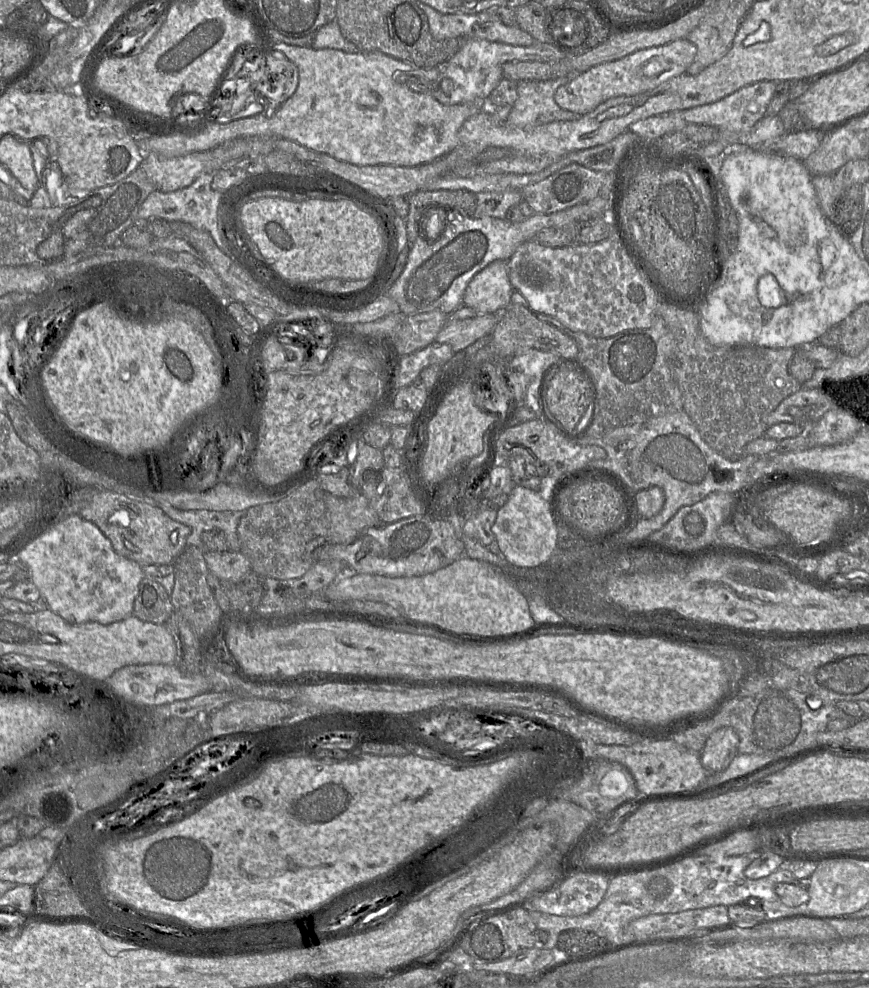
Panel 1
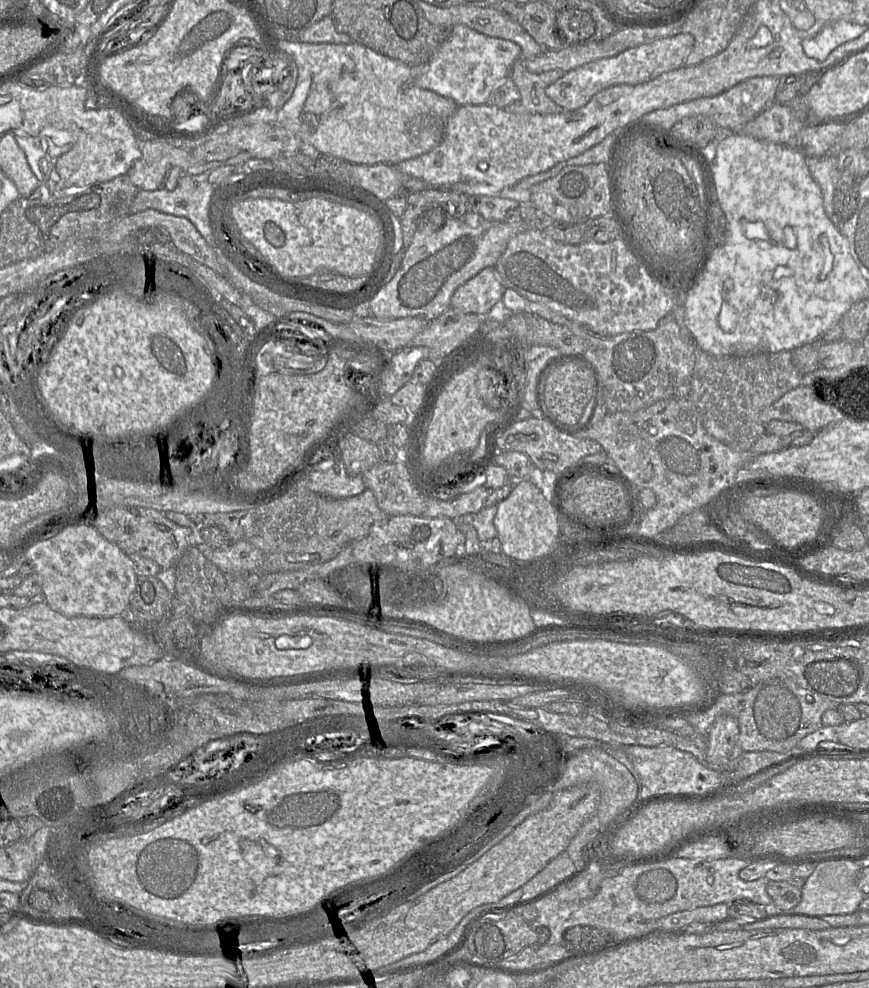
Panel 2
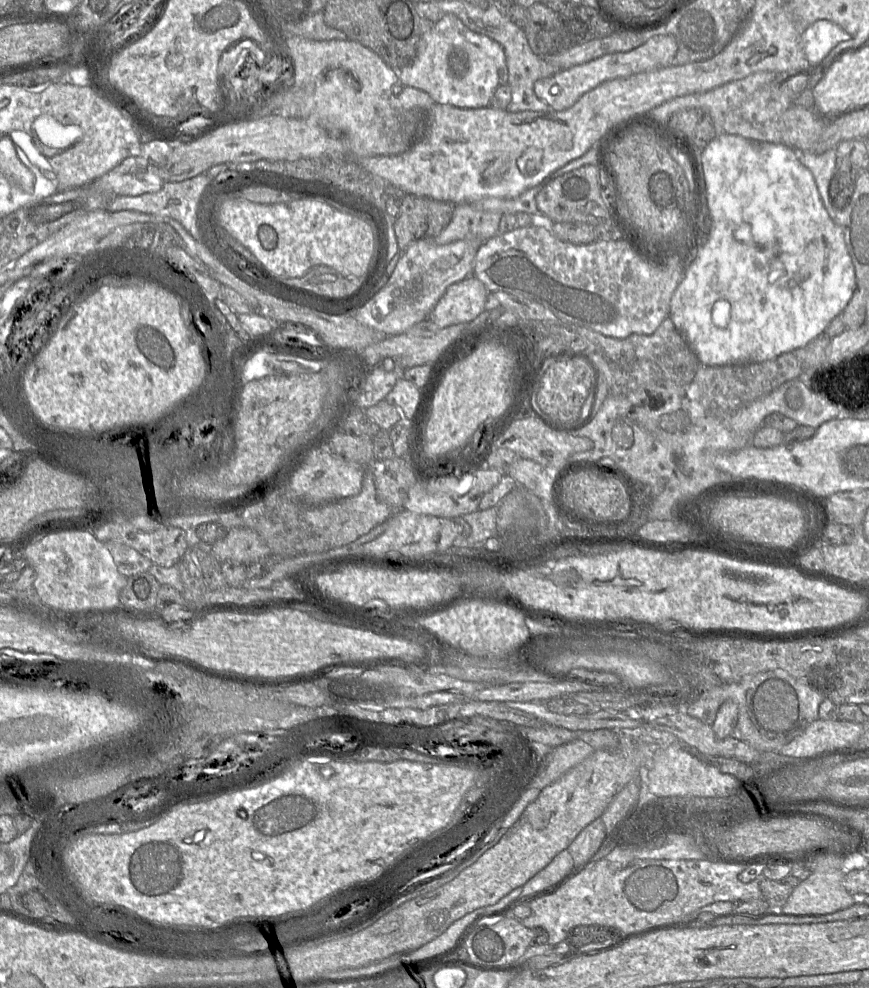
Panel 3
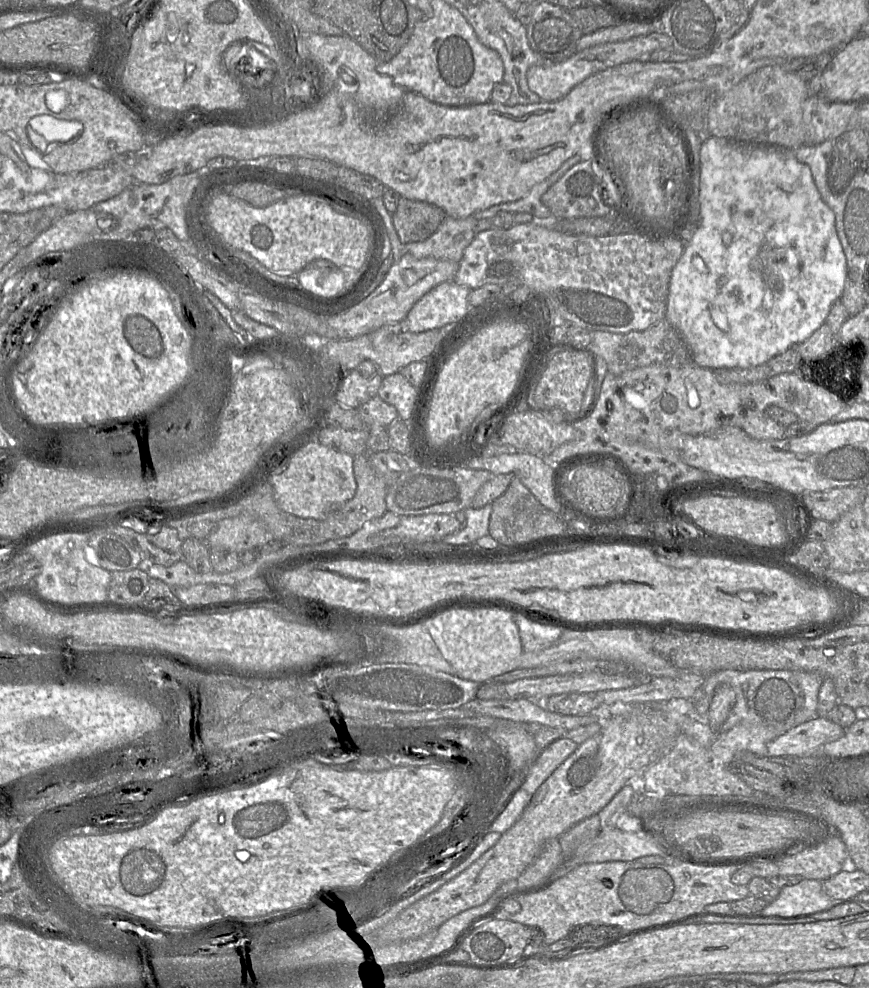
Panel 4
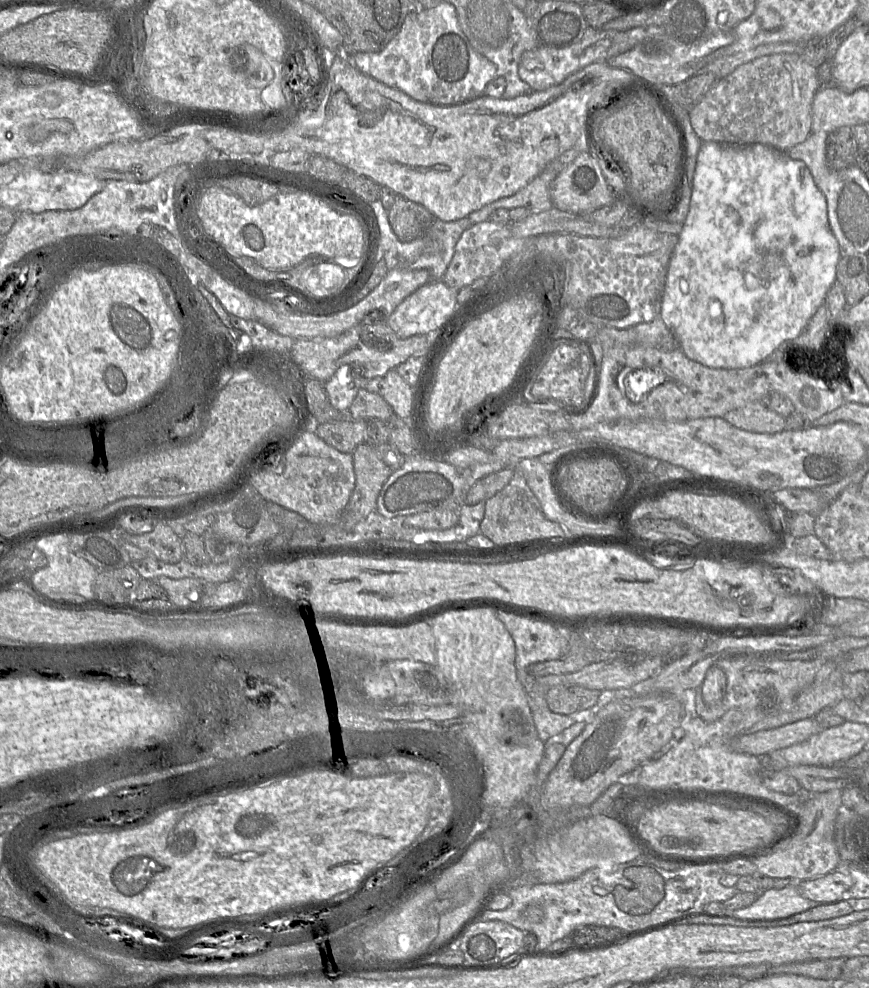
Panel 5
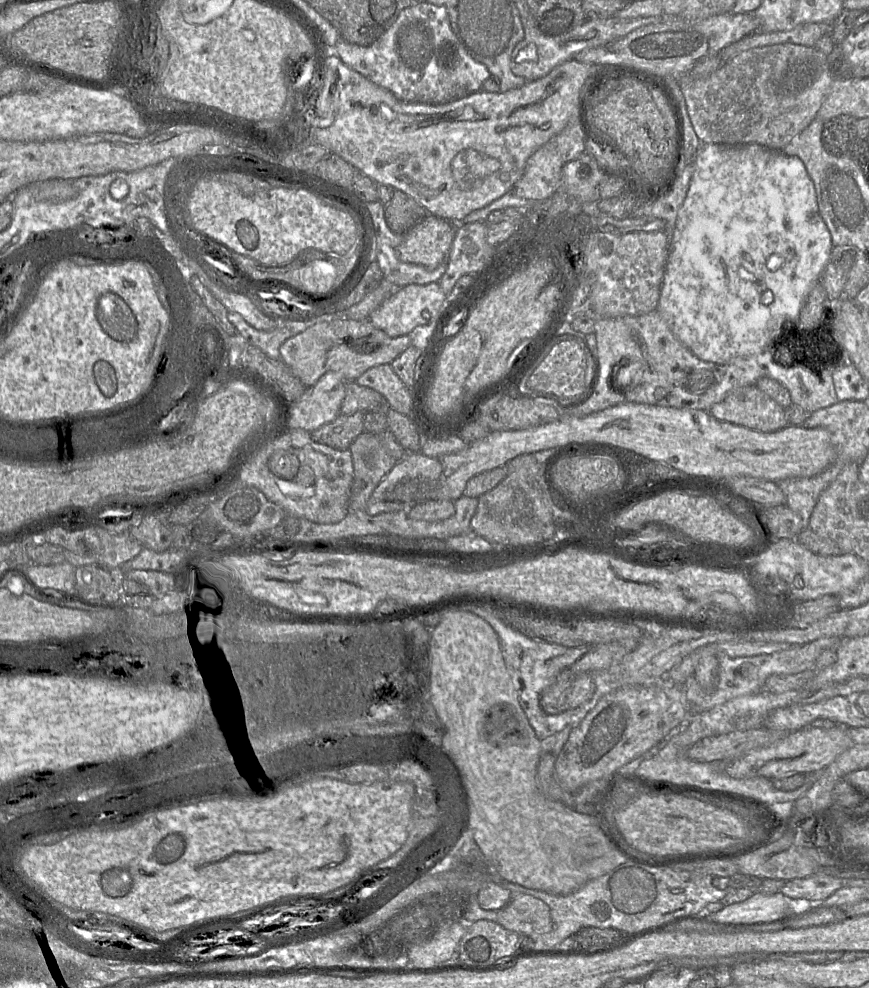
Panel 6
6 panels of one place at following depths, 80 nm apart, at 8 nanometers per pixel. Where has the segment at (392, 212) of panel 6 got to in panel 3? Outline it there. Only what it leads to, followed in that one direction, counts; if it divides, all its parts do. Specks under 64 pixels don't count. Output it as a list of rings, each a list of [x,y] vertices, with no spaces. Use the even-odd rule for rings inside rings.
[[[406,194],[394,221],[400,251],[419,239],[439,235],[450,223],[454,209],[450,202]]]

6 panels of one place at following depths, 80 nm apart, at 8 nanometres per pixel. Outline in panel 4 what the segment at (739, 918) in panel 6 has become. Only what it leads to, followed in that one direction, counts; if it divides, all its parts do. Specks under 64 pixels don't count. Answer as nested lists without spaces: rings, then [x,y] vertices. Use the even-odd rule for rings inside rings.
[[[803,879],[781,888],[778,897],[761,911],[764,917],[794,918],[828,910],[842,901],[836,901],[824,891],[823,881]]]

